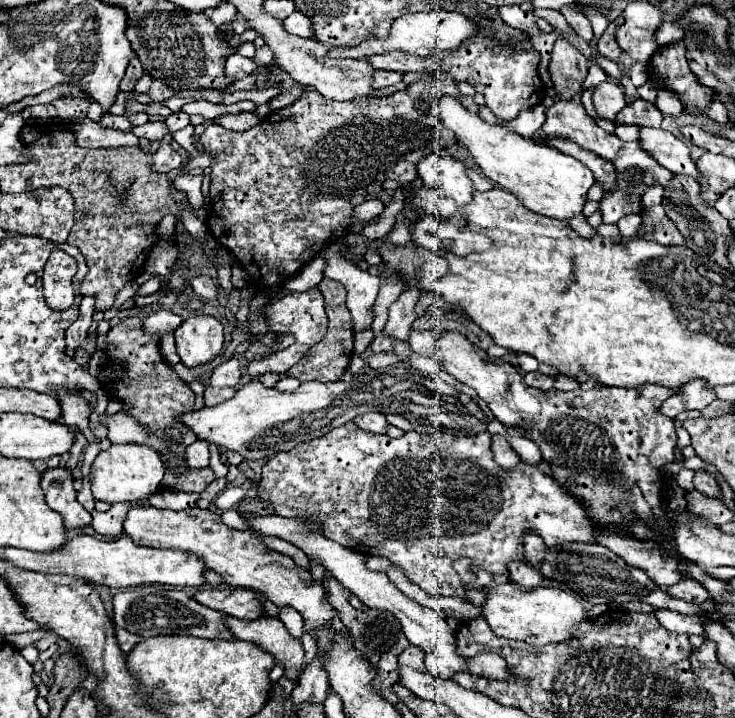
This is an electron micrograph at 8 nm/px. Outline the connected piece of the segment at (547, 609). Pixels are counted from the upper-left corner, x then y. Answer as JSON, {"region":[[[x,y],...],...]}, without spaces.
{"region":[[[490,582],[482,586],[482,590],[486,592],[482,604],[482,616],[486,618],[492,632],[502,638],[522,640],[532,646],[564,642],[576,632],[576,624],[584,620],[586,610],[580,606],[580,602],[558,588],[534,588],[526,592],[512,582],[506,584]]]}

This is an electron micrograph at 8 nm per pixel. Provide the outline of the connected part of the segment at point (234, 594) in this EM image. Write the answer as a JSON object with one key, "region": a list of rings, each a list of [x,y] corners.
{"region":[[[206,588],[194,596],[200,604],[220,610],[242,620],[256,620],[266,616],[262,600],[254,590],[246,588]]]}

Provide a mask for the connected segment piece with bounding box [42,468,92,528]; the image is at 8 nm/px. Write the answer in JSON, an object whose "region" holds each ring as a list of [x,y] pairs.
{"region":[[[52,468],[42,474],[42,492],[46,504],[64,518],[66,528],[84,528],[92,524],[92,516],[76,500],[72,474],[66,468]]]}

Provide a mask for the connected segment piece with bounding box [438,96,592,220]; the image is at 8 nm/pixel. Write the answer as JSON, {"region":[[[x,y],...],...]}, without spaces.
{"region":[[[440,98],[438,110],[444,126],[452,130],[460,144],[470,150],[482,172],[490,180],[516,194],[528,210],[556,220],[570,220],[582,214],[588,200],[586,194],[592,188],[592,174],[576,158],[570,158],[558,150],[550,150],[546,144],[524,138],[498,124],[486,124],[478,114],[470,114],[454,98]]]}

